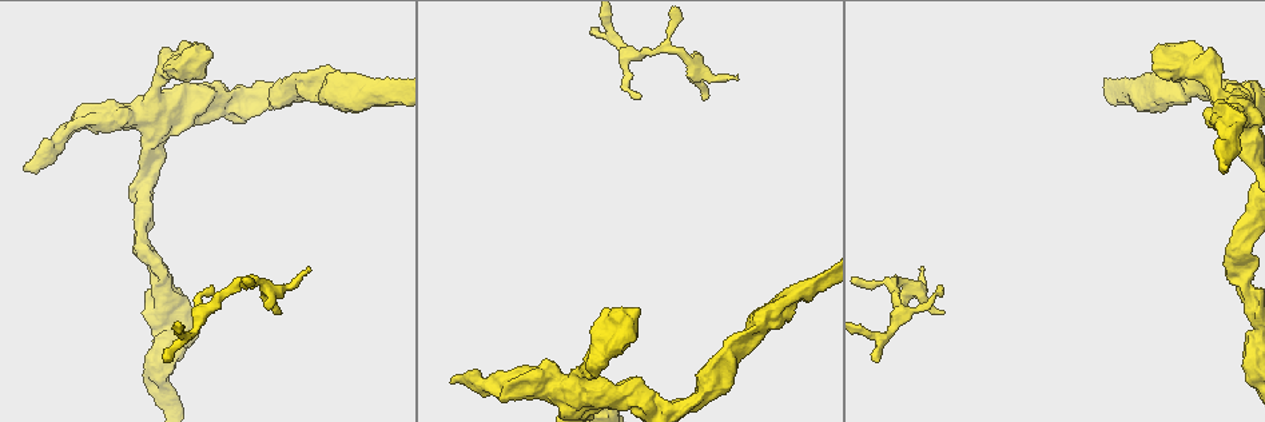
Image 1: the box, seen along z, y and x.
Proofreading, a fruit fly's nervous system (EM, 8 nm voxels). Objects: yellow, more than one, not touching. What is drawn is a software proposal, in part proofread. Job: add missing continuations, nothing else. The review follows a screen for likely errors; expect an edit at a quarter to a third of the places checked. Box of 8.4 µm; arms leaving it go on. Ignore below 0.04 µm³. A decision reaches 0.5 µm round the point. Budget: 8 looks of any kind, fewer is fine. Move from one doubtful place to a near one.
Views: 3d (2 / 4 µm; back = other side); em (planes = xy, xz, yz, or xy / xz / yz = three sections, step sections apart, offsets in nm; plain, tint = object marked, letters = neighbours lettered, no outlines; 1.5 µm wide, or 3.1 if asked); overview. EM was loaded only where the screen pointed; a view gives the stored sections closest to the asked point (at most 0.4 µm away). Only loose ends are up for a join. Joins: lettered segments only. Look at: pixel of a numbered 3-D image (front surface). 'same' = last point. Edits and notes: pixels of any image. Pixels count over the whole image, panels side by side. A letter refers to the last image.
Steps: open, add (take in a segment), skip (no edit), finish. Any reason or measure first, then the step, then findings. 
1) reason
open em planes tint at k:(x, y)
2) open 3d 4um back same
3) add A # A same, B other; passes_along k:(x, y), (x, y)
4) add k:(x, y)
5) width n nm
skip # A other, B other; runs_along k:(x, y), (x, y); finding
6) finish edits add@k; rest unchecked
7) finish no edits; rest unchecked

thin end
open 3d 2um at 1:(590, 34)

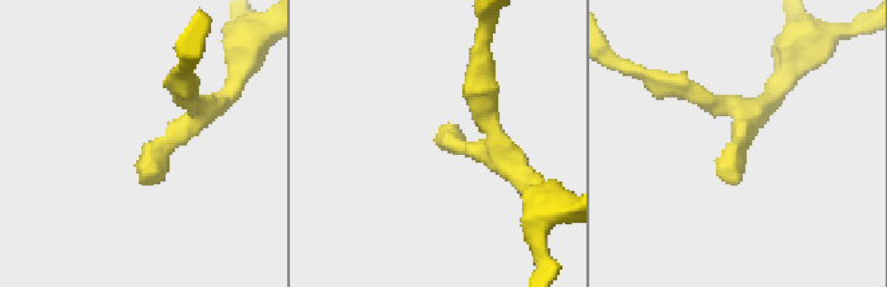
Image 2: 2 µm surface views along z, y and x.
open em xy step 8 tint at 2:(735, 184)

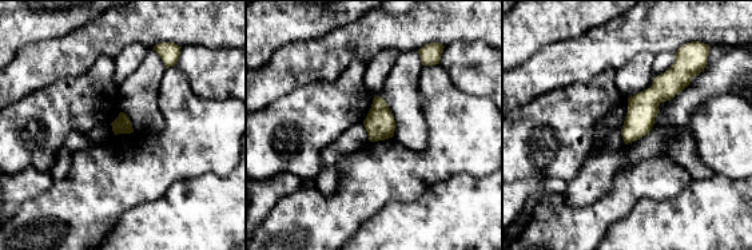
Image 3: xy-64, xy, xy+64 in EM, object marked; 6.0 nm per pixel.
open em planes letters same

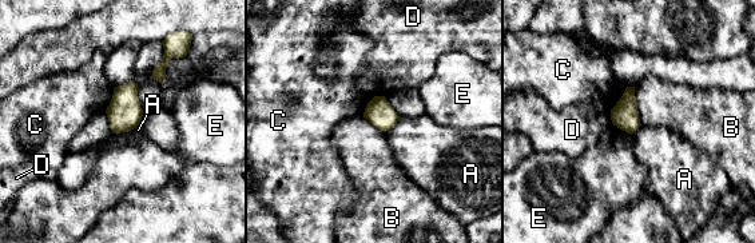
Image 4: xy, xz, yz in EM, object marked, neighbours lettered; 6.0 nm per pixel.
longest_contact B 240 nm
skip # A other, B other, C other, D other, E other; none of them fits

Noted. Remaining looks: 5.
thin end
open em yz step 8 letters at 1:(941, 310)

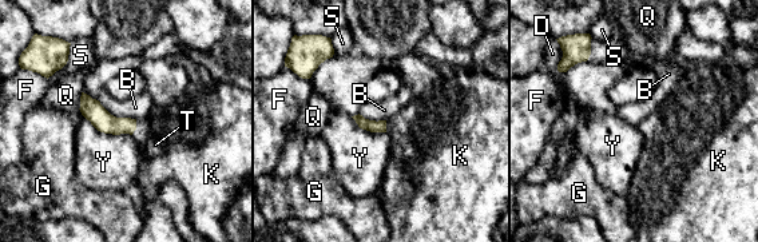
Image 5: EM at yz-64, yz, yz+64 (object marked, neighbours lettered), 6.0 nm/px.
add K # B other, D other, F other, G other, K same, Q other, S other, T other, Y other; passes_along 5:(96, 114), (135, 127), (169, 123); it goes on there

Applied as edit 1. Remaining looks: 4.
open em planes letters at 1:(452, 384)

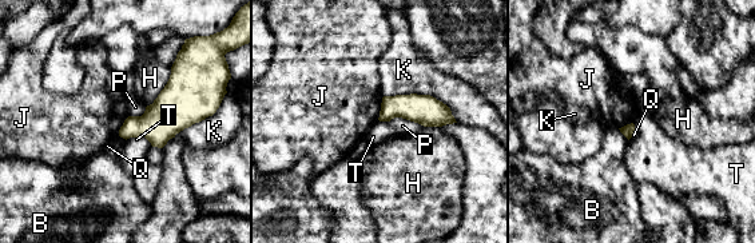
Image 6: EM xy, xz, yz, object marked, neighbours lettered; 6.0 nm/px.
longest_contact K 480 nm
skip # B other, H other, J other, K other, P other, Q other, T other; none of them fits

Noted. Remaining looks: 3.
finish edits add@5; rest unchecked

